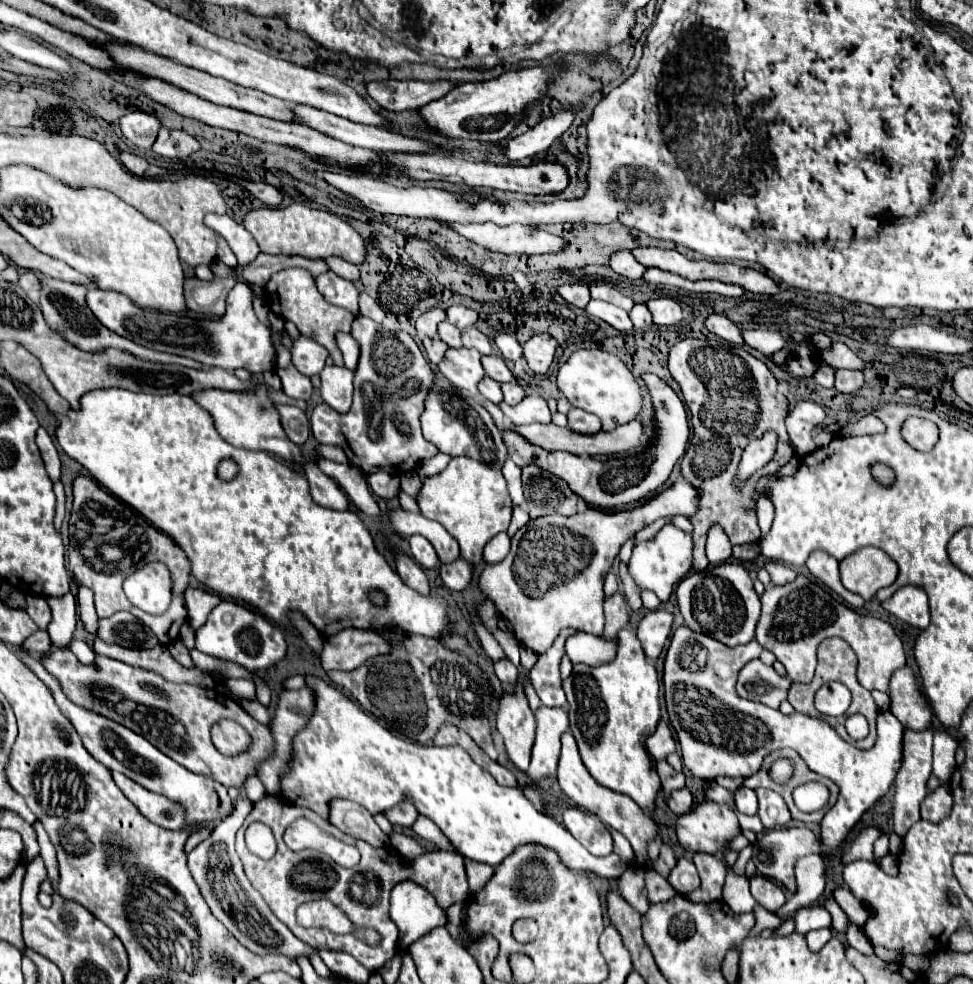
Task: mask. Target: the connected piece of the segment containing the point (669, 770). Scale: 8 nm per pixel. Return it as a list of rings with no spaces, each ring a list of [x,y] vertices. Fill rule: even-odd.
[[[657,761],[657,773],[661,777],[661,787],[665,793],[665,799],[669,799],[669,793],[685,787],[685,775],[677,773],[673,767],[665,765],[667,761]]]

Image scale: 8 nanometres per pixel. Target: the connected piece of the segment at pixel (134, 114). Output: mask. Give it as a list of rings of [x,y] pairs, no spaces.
[[[129,111],[127,115],[123,115],[119,119],[121,123],[121,131],[123,135],[135,143],[137,147],[143,149],[151,149],[155,139],[157,139],[157,131],[161,127],[161,119],[153,113],[145,113],[145,111]]]

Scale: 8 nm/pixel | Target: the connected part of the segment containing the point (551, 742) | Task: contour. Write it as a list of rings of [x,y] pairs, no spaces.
[[[541,705],[535,711],[535,719],[537,719],[537,739],[533,745],[533,755],[529,765],[529,777],[533,781],[553,775],[557,771],[559,749],[561,749],[559,739],[569,727],[567,711],[557,707]]]

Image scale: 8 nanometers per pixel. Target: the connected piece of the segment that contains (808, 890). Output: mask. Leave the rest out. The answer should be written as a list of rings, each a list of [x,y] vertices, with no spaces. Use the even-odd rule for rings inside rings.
[[[809,855],[797,861],[797,893],[787,901],[779,911],[779,919],[787,919],[789,913],[793,915],[797,909],[813,905],[819,901],[825,889],[825,871],[823,871],[823,859],[821,855]]]

